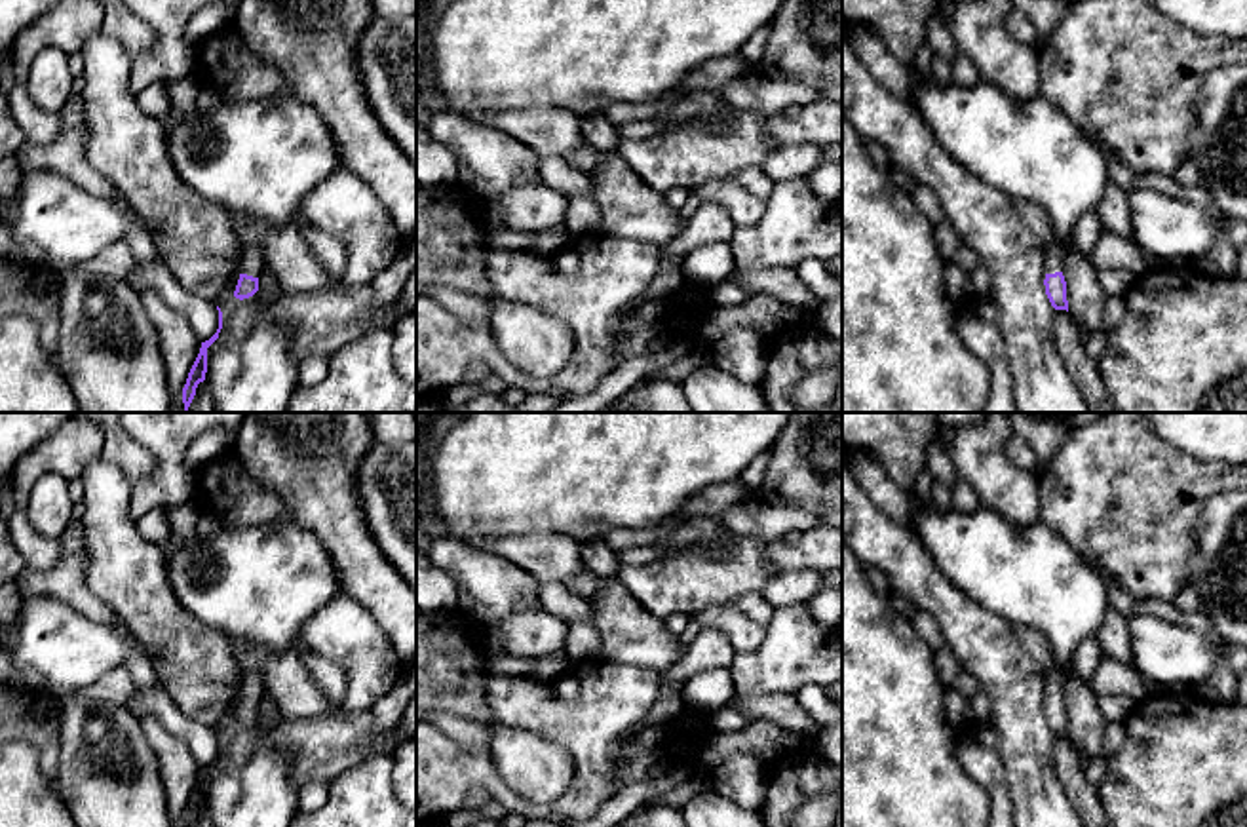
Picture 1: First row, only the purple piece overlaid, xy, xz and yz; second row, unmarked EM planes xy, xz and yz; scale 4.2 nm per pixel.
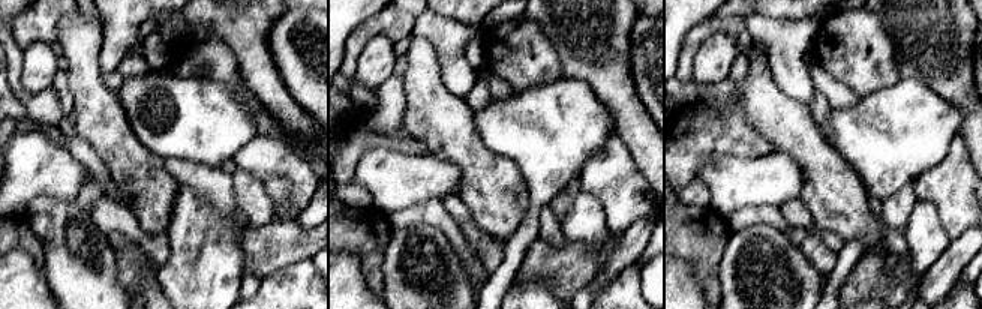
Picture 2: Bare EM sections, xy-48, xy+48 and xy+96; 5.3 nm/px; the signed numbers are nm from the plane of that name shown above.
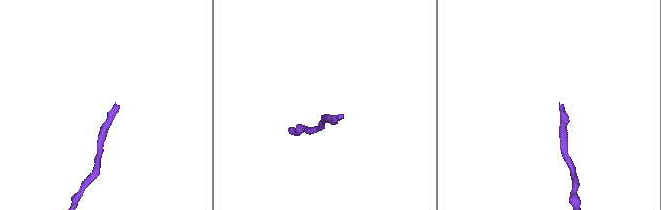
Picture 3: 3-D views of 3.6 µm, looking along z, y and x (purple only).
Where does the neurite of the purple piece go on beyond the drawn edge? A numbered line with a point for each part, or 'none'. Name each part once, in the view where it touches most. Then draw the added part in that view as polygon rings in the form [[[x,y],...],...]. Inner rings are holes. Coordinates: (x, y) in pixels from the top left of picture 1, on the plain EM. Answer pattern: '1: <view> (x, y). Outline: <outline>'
1: xy (253, 679). Outline: [[[260,667],[243,669],[241,700],[259,703],[264,692],[266,688],[262,669]]]

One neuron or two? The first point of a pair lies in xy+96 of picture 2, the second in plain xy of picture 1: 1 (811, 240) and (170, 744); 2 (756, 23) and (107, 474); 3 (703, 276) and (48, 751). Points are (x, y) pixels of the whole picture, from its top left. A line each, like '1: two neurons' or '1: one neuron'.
1: two neurons
2: two neurons
3: one neuron

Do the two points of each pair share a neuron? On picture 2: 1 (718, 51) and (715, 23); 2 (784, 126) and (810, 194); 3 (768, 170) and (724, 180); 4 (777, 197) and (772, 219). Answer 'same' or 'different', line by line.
1: different
2: same
3: same
4: different

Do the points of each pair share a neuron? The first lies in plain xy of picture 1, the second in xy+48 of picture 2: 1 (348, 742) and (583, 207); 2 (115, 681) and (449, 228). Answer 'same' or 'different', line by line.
1: different
2: same

